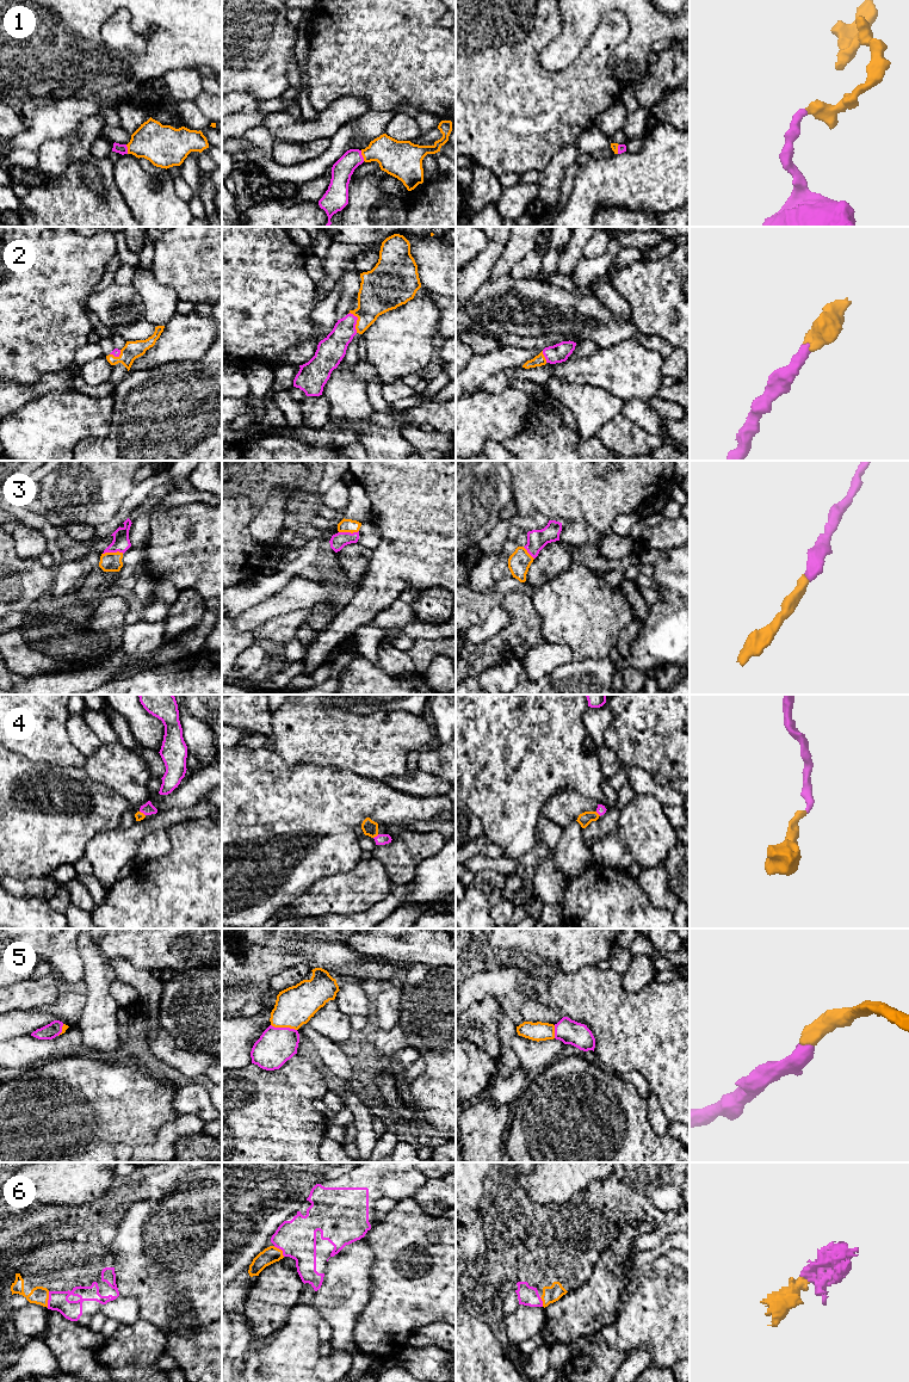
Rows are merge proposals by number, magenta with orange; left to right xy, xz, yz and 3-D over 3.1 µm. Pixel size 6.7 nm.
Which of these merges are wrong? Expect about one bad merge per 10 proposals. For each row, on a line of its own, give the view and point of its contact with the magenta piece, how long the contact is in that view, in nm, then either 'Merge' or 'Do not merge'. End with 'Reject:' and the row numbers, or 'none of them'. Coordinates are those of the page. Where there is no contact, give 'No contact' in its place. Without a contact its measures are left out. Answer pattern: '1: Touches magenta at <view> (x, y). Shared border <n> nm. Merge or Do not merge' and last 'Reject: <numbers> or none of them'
1: Touches magenta at xz (362, 155). Shared border 80 nm. Merge
2: Touches magenta at xz (356, 321). Shared border 150 nm. Merge
3: Touches magenta at xy (112, 551). Shared border 140 nm. Merge
4: Touches magenta at xz (377, 836). Shared border 50 nm. Merge
5: Touches magenta at xz (284, 1028). Shared border 180 nm. Merge
6: Touches magenta at xy (48, 1300). Shared border 110 nm. Merge
Reject: none of them

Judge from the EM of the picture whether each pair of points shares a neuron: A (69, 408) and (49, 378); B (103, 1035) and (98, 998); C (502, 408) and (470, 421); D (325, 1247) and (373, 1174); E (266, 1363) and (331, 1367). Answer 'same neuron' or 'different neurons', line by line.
A: different neurons
B: same neuron
C: same neuron
D: same neuron
E: different neurons

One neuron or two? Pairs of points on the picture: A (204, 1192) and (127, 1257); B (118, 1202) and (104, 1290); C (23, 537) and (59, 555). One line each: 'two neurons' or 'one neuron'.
A: one neuron
B: one neuron
C: two neurons

